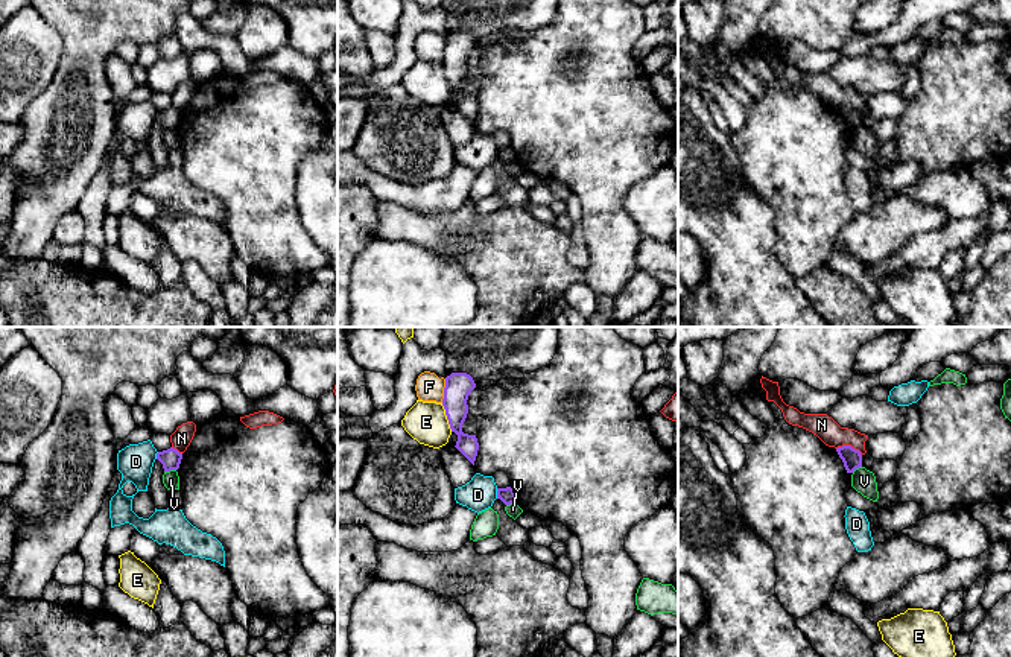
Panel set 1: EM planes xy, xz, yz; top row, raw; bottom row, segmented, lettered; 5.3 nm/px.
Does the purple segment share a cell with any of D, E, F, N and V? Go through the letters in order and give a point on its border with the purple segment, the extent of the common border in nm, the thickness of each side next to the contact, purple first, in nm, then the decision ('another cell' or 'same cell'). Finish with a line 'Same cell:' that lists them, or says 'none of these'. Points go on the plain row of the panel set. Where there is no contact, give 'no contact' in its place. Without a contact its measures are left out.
D: meets purple in xz at (497, 152); contact 60 nm long; 80 nm thick on the purple side, 170 nm on the other; another cell
E: meets purple in xz at (447, 76); contact 160 nm long; 140 nm thick on the purple side, 220 nm on the other; another cell
F: meets purple in xz at (444, 50); contact 130 nm long; 140 nm thick on the purple side, 150 nm on the other; another cell
N: meets purple in yz at (850, 105); contact 140 nm long; 110 nm thick on the purple side, 120 nm on the other; another cell
V: meets purple in xy at (169, 130); contact 70 nm long; 110 nm thick on the purple side, 90 nm on the other; another cell
Same cell: none of these

